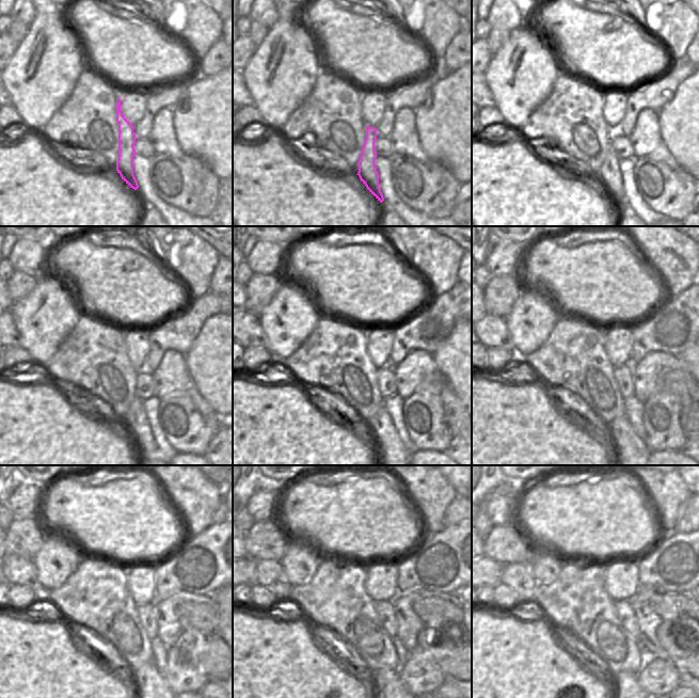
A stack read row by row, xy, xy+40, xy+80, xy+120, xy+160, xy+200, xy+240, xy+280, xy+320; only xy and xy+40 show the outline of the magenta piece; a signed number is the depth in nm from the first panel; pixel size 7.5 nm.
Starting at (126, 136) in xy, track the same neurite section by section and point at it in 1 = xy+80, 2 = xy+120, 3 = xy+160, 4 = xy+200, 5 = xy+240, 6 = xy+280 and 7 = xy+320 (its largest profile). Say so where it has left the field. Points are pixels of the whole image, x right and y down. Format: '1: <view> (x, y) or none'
1: xy+80 (610, 177)
2: xy+120 (136, 419)
3: xy+160 (387, 442)
4: xy+200 (626, 443)
5: xy+240 (147, 676)
6: xy+280 (391, 678)
7: xy+320 (624, 678)

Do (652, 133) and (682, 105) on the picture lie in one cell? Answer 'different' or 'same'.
different

